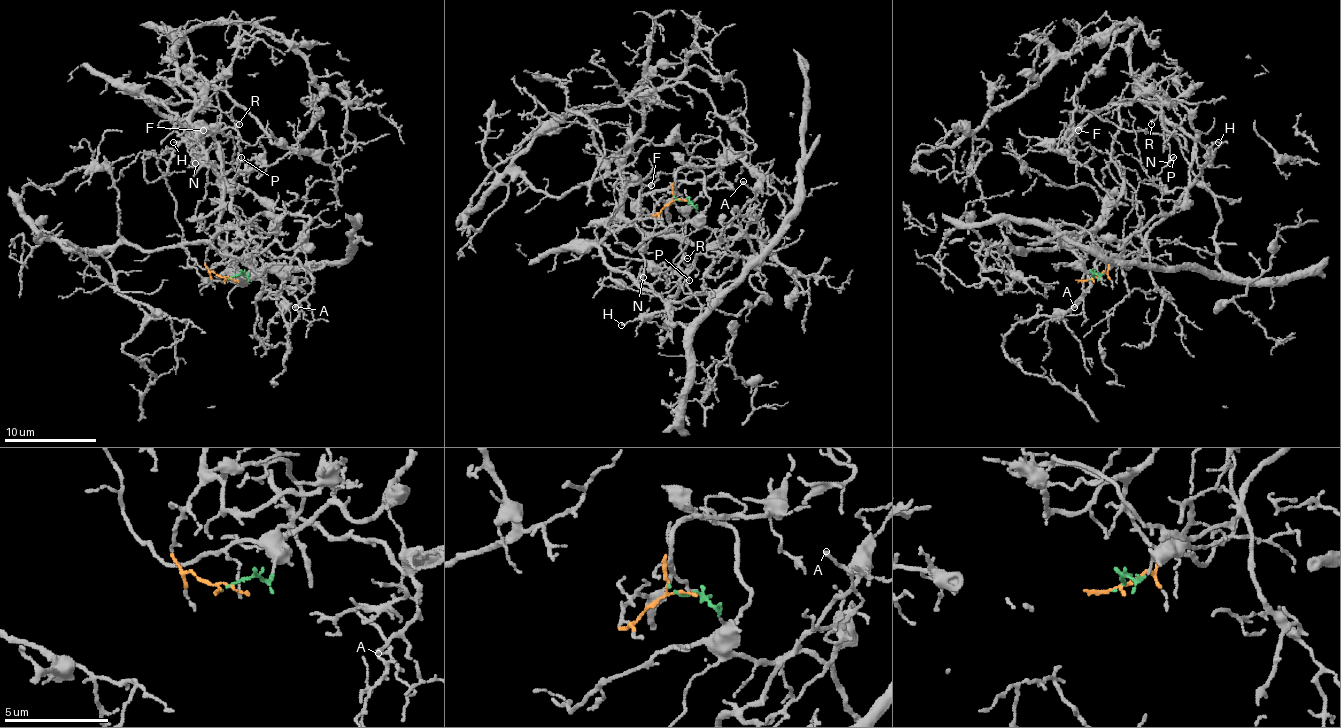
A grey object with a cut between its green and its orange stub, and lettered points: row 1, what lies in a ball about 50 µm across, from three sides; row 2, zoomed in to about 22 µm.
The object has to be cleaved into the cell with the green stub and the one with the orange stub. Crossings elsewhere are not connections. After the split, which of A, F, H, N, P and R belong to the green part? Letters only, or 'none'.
N, P

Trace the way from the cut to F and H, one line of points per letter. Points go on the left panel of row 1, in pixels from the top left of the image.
F: (225, 278), (205, 264), (223, 193), (221, 175), (175, 129), (173, 115), (161, 103), (182, 124), (202, 131)
H: (225, 278), (205, 264), (221, 175), (157, 99), (154, 108), (216, 142), (221, 165), (173, 142)

